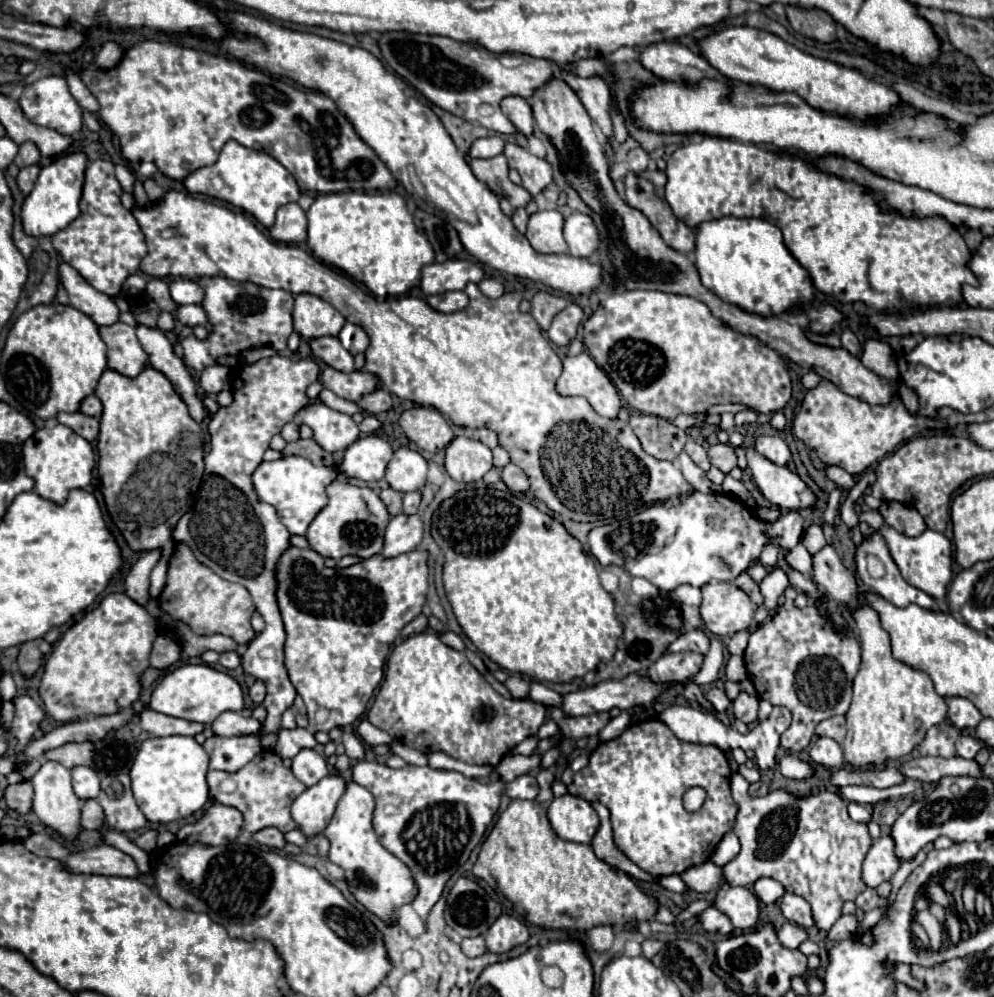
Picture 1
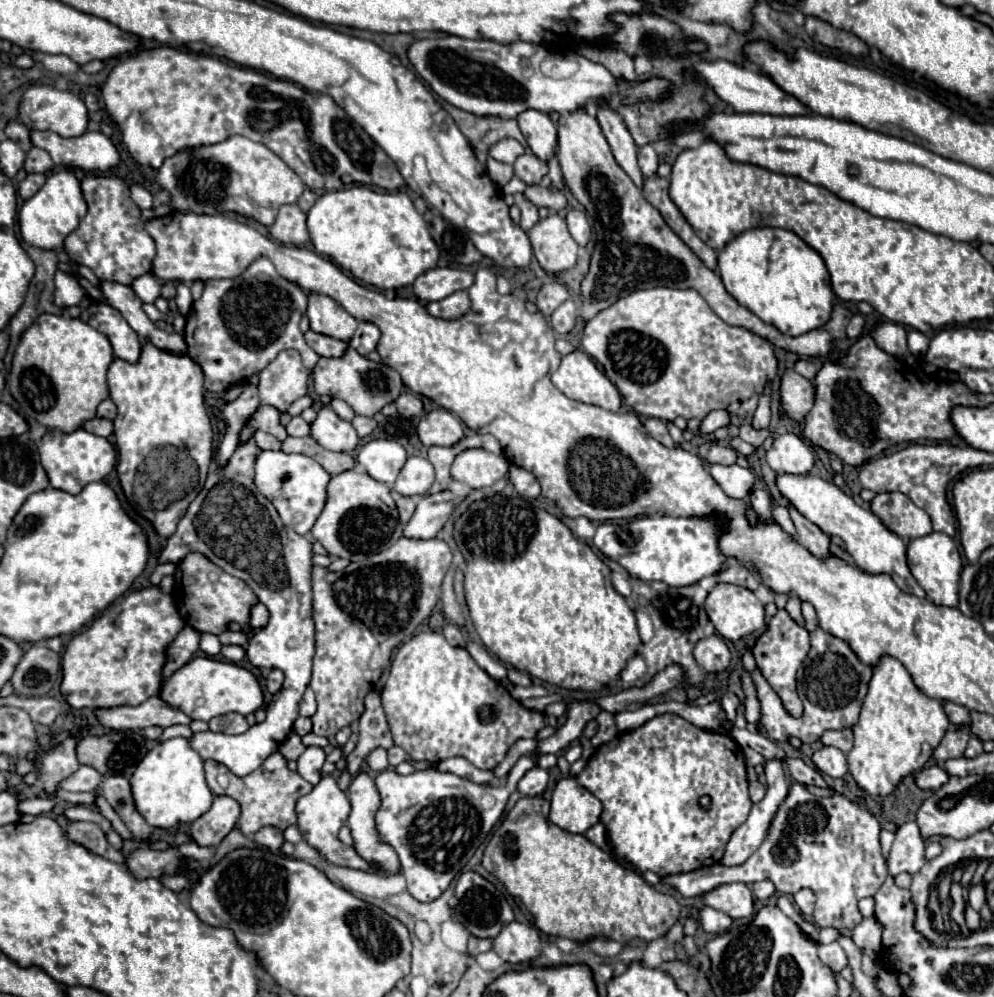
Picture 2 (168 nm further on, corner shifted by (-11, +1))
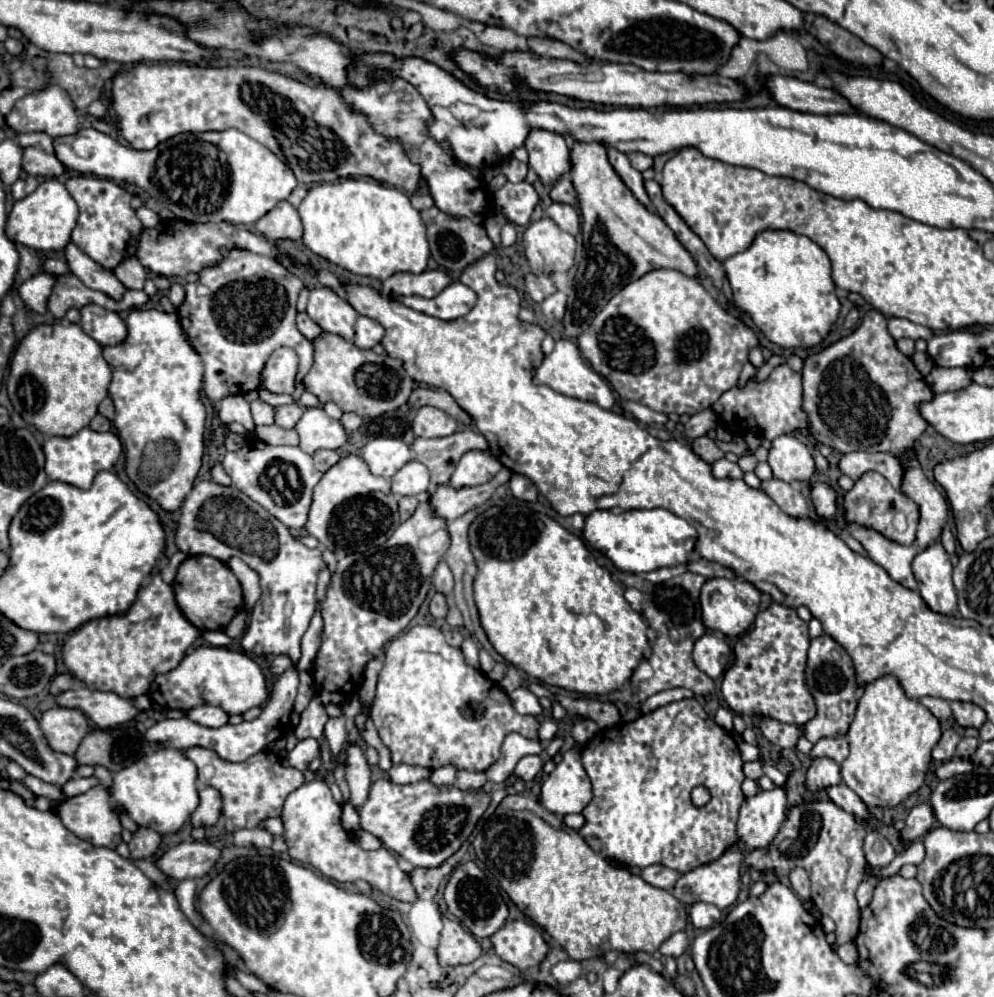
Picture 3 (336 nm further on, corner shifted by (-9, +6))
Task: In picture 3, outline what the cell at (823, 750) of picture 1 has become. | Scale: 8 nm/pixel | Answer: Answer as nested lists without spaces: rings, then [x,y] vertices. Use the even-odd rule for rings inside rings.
[[[817,757],[813,759],[807,771],[807,787],[809,789],[825,789],[829,785],[841,783],[841,767],[833,763],[833,759]]]

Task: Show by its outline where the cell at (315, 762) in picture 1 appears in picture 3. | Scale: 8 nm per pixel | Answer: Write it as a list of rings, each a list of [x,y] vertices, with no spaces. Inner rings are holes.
[[[303,739],[297,743],[297,747],[289,753],[287,761],[291,767],[297,767],[299,771],[307,771],[309,763],[319,757],[319,745],[315,739]]]

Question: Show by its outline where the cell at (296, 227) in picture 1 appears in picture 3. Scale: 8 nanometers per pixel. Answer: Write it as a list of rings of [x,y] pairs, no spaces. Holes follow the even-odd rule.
[[[281,201],[273,211],[263,215],[255,223],[255,227],[261,235],[265,235],[267,239],[273,239],[273,241],[279,241],[279,239],[295,241],[295,239],[303,237],[303,225],[301,225],[299,213],[287,201]]]

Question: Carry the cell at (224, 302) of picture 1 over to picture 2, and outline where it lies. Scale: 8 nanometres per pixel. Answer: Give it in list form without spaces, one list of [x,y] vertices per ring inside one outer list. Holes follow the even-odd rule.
[[[257,258],[237,278],[207,280],[201,298],[193,302],[183,332],[187,354],[203,368],[205,390],[221,394],[239,382],[247,382],[253,374],[261,372],[285,348],[295,348],[297,352],[301,352],[305,368],[311,370],[317,364],[319,356],[305,344],[303,334],[299,330],[299,320],[301,314],[305,314],[305,308],[307,308],[307,292],[301,290],[297,284],[281,278],[275,266],[267,258]]]

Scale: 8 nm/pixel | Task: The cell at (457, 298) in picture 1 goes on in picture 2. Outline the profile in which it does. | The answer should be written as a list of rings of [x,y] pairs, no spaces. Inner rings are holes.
[[[457,290],[451,296],[447,296],[447,298],[439,300],[439,302],[429,302],[427,304],[427,312],[431,316],[443,318],[443,320],[457,320],[469,308],[471,308],[471,300],[469,300],[469,294],[465,290]]]

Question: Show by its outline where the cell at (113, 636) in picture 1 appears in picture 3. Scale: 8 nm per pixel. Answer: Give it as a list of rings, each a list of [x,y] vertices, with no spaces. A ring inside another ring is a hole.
[[[153,575],[123,615],[99,617],[73,631],[63,645],[63,663],[77,681],[93,691],[113,691],[133,699],[149,691],[155,675],[177,667],[197,637],[199,629],[179,611],[171,585],[161,575]]]

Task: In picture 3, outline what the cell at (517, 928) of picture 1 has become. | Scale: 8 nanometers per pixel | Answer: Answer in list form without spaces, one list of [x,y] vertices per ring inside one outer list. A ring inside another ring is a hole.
[[[527,921],[505,923],[491,937],[491,943],[495,947],[495,953],[503,961],[507,961],[519,969],[539,965],[549,951],[547,941],[541,937],[537,927]]]

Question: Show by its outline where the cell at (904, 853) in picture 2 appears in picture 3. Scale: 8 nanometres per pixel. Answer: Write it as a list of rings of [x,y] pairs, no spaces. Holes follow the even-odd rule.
[[[917,805],[917,807],[913,807],[911,813],[905,819],[905,827],[901,831],[899,843],[901,845],[909,845],[913,839],[923,837],[931,829],[933,821],[935,821],[935,817],[933,817],[933,811],[931,811],[929,805]]]

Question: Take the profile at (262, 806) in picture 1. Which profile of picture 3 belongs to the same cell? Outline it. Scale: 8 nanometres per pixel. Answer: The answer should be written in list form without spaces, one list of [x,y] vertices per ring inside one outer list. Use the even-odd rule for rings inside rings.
[[[191,747],[185,751],[185,755],[199,769],[199,777],[197,777],[199,785],[215,787],[217,791],[221,791],[225,829],[229,833],[235,833],[235,831],[245,829],[245,827],[247,829],[255,827],[269,817],[279,817],[287,795],[305,783],[301,771],[297,771],[295,767],[285,767],[281,763],[281,757],[269,749],[249,757],[243,763],[223,761],[215,751],[203,749],[203,747]]]

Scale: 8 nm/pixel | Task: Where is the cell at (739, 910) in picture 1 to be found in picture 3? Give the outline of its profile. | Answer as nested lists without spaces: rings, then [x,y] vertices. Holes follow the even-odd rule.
[[[733,847],[729,851],[725,851],[725,855],[721,855],[721,859],[713,861],[713,863],[705,863],[689,873],[685,873],[675,889],[673,889],[673,895],[681,901],[681,903],[687,903],[687,905],[693,905],[697,901],[705,901],[705,903],[713,903],[715,907],[719,909],[727,909],[731,905],[737,903],[737,897],[739,897],[739,869],[741,869],[741,863],[743,863],[743,853],[739,847]]]

